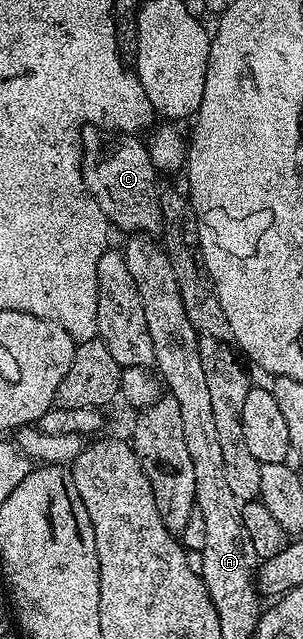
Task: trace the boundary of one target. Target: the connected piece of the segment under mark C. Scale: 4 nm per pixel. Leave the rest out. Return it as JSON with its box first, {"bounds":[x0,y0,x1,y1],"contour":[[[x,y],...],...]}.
{"bounds":[82,126,162,235],"contour":[[[87,126],[82,131],[82,179],[86,191],[100,204],[100,212],[104,212],[111,227],[118,229],[119,226],[134,234],[157,235],[162,229],[160,174],[150,163],[145,141],[133,134],[121,135],[102,162],[102,134],[97,126]]]}

